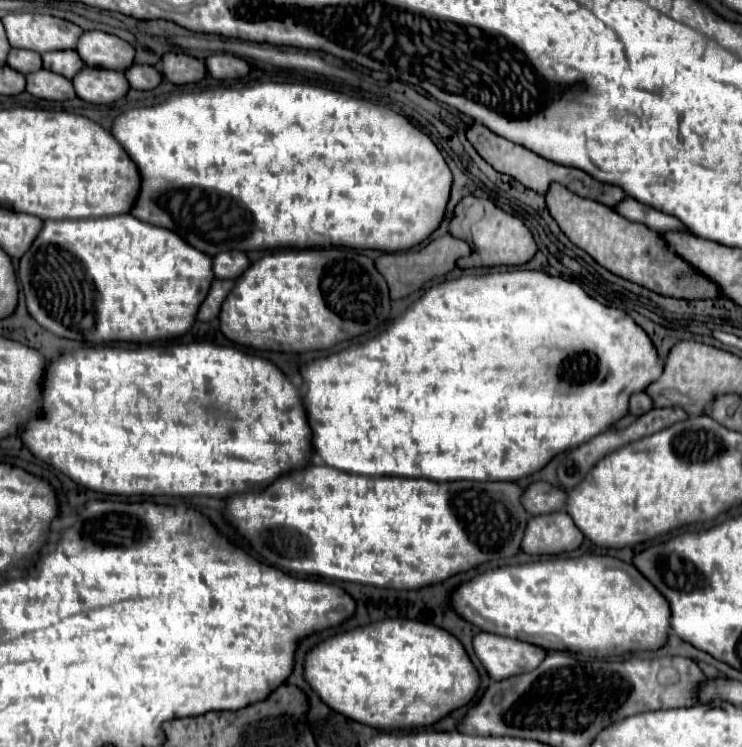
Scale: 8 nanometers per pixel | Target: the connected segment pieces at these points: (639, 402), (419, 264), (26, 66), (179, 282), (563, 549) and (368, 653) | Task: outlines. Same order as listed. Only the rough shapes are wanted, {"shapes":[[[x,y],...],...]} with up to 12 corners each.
{"shapes":[[[647,393],[631,397],[631,411],[643,415],[653,409],[653,401]],[[451,235],[423,249],[383,253],[375,261],[391,299],[453,271],[471,255]],[[11,49],[9,67],[23,75],[43,69],[35,51]],[[133,215],[45,221],[31,317],[87,345],[181,337],[213,259]],[[565,511],[531,517],[529,555],[581,547],[583,533]],[[383,619],[319,643],[305,677],[375,729],[427,727],[481,677],[449,631]]]}

